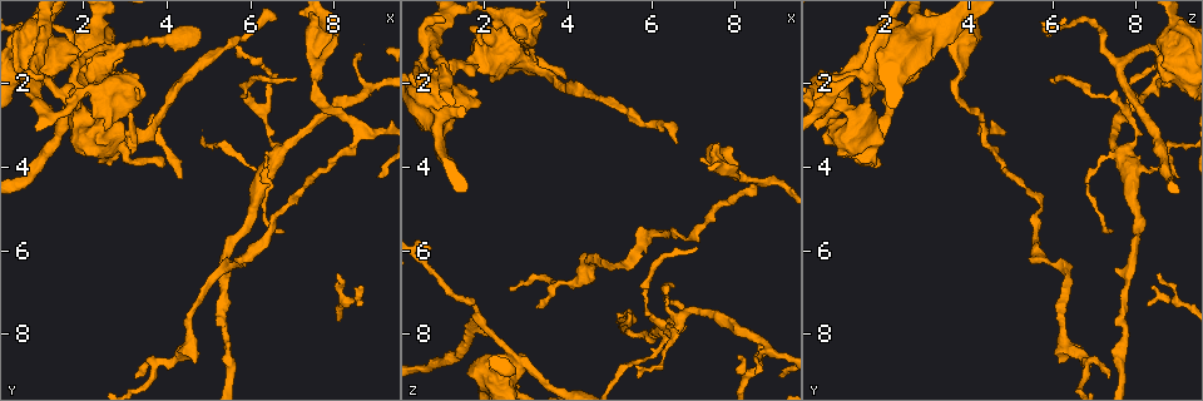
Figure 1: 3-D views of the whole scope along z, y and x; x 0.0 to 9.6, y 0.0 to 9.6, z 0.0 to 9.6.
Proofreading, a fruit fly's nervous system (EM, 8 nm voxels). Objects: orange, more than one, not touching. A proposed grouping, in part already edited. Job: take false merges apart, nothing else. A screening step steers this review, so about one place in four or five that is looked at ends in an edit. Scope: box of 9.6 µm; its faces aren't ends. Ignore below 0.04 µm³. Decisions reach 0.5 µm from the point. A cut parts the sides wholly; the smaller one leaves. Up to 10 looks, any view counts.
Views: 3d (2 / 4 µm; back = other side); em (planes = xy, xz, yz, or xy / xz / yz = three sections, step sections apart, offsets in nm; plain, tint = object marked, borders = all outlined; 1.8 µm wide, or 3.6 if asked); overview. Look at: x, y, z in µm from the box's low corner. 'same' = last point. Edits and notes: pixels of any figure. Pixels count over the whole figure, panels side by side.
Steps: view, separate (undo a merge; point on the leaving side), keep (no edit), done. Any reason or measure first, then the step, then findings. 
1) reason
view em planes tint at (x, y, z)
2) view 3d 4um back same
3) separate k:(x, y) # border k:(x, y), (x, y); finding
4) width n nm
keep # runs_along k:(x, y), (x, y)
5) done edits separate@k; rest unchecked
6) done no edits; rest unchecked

sharp bend
view em 3.6um planes tint at (7.50, 2.05, 3.70)

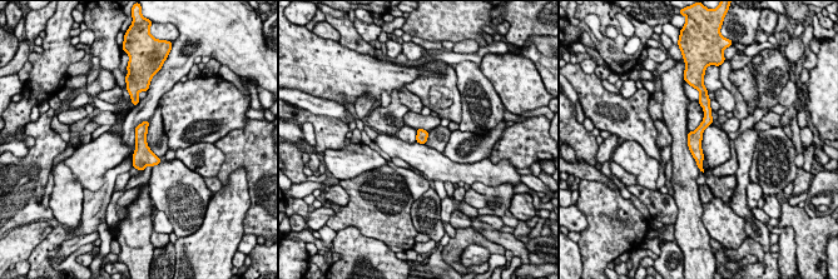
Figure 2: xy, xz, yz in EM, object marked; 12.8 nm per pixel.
keep # runs_along 2:(707, 105), (697, 135), (699, 160); one neuron here

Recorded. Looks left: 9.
four or more arms meet
view 3d 2um at (6.60, 3.70, 7.60)

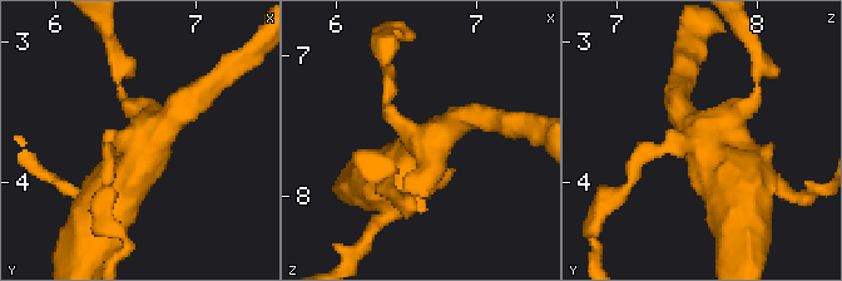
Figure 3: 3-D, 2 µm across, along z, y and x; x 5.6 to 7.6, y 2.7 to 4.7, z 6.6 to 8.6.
shape alone is not enough
view em planes tint at (6.66, 3.68, 7.60)

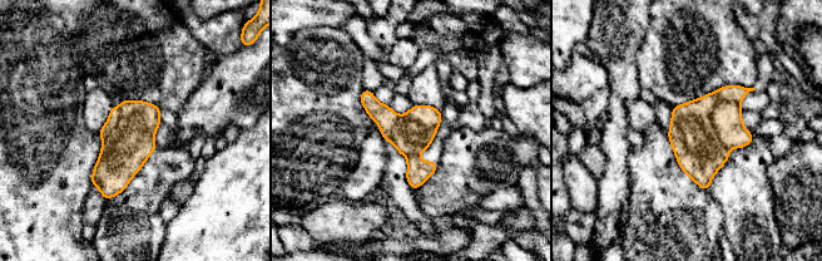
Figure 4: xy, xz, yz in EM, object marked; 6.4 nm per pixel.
separate 4:(726, 116) # border 4:(719, 101), (711, 121), (728, 148); a second neuron is stuck on

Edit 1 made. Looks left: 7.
view overview

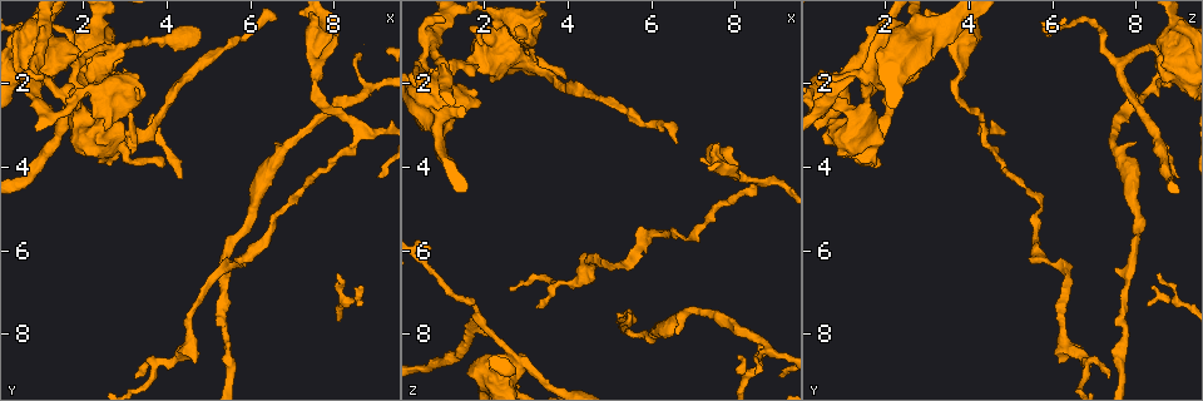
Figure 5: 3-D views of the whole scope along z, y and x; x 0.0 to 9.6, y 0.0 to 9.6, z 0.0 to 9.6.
four-way junction
view em 3.6um planes tint at (2.75, 1.15, 9.00)

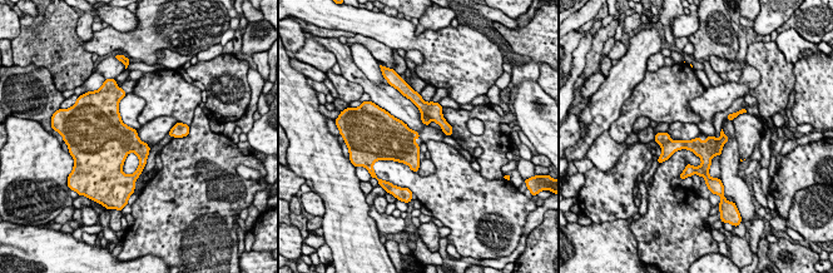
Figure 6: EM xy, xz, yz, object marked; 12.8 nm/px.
separate 6:(434, 110) # border 6:(421, 110), (432, 119); two neurons meet here

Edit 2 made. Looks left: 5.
sudden change in width
view em 3.6um yz step 16 tint at (0.85, 1.00, 2.95)

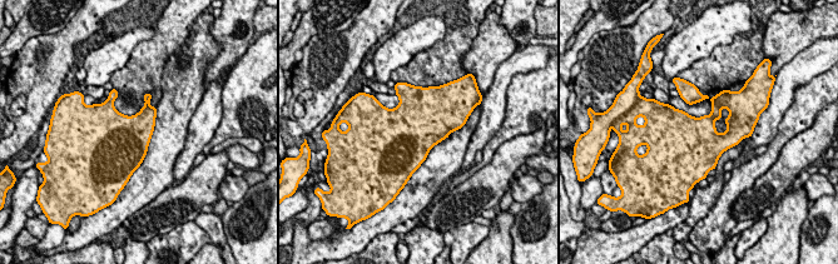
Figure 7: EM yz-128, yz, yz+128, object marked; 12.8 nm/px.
another direction
view em 3.6um planes tint same

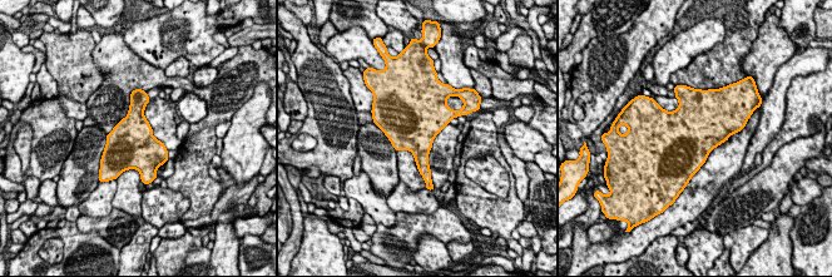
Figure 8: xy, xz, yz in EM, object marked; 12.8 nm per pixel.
width 600 nm
keep # one neuron here

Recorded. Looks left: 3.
done edits separate@4, separate@6; rest unchecked

